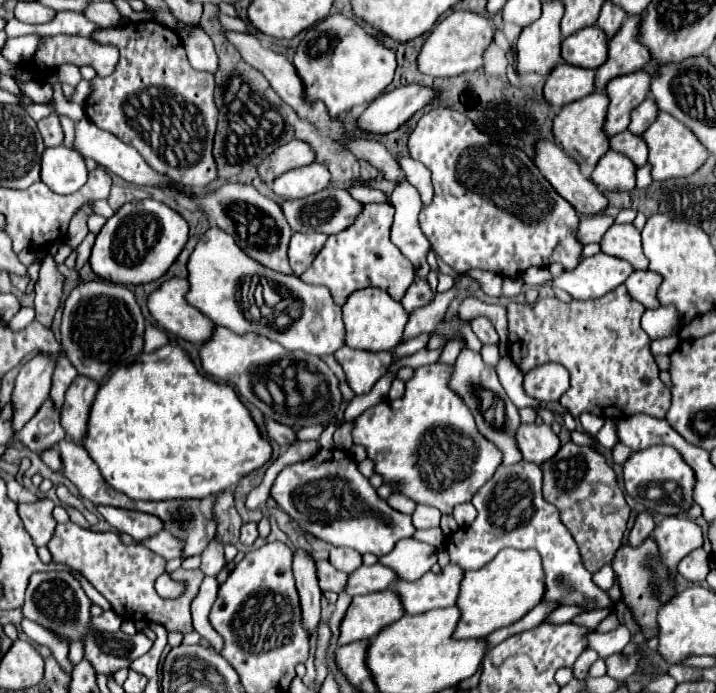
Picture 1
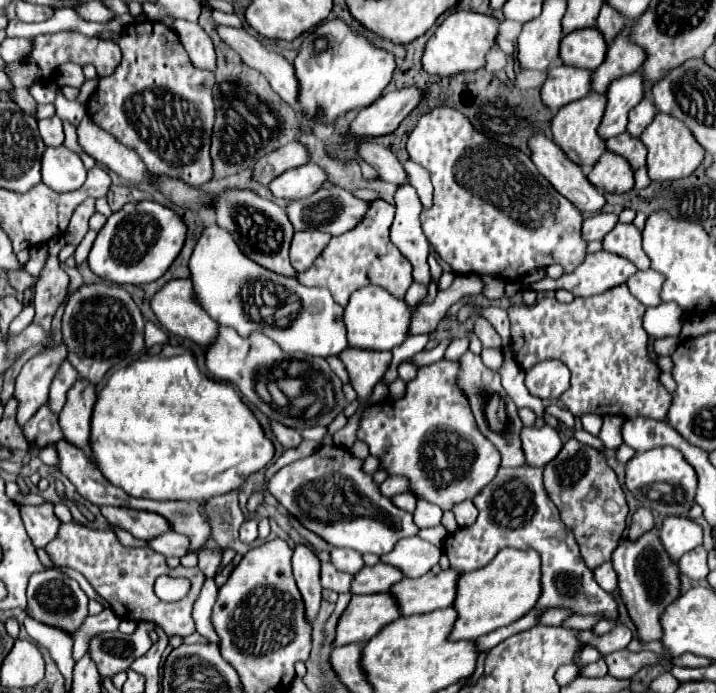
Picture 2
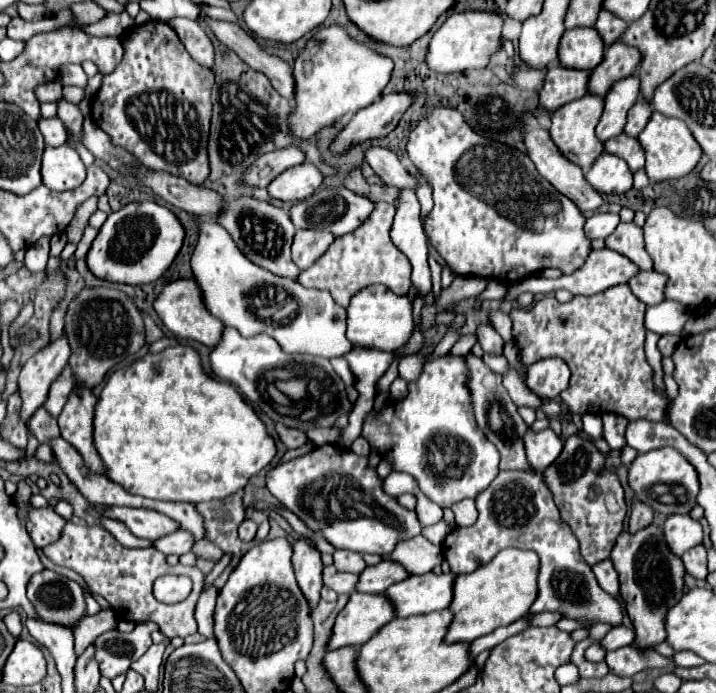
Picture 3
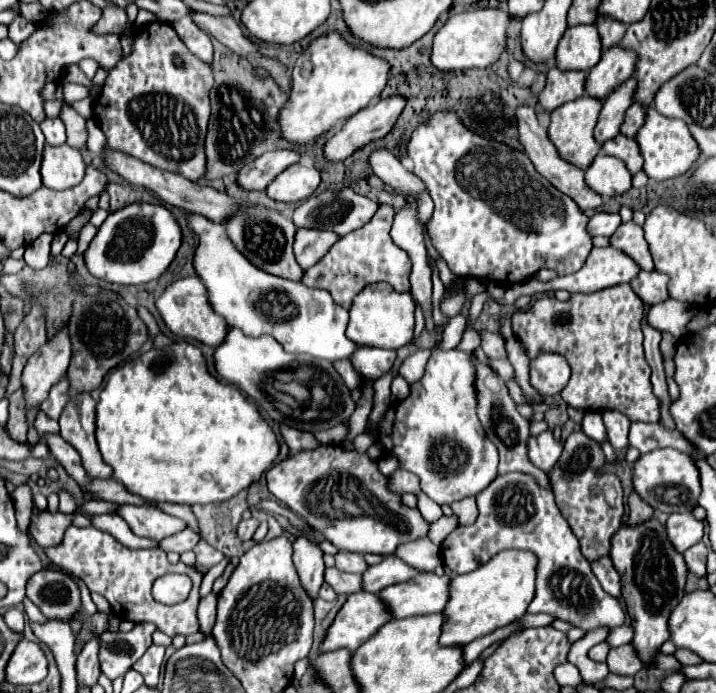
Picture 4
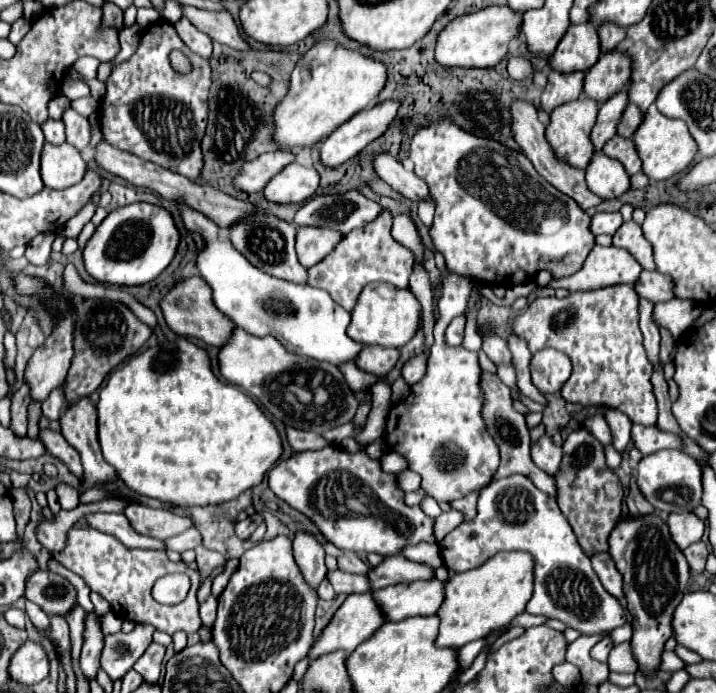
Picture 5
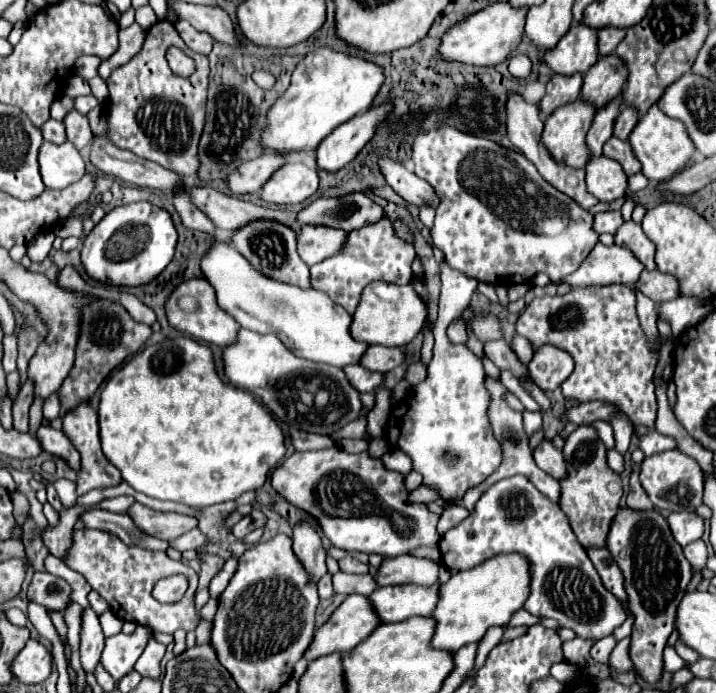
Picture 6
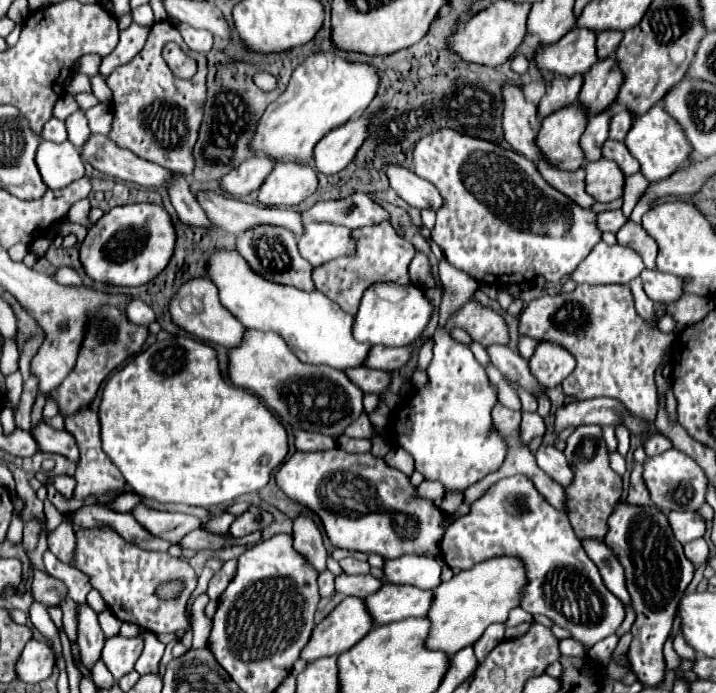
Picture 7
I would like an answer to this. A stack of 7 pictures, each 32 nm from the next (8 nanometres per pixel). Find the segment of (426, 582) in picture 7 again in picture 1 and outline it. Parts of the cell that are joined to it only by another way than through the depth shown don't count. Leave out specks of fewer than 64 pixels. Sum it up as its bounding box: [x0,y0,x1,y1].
[346,564,398,596]

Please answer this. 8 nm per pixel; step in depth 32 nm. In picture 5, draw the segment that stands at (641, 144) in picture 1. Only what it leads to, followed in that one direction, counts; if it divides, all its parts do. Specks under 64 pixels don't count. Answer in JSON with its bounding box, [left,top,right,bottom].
[602,136,642,176]

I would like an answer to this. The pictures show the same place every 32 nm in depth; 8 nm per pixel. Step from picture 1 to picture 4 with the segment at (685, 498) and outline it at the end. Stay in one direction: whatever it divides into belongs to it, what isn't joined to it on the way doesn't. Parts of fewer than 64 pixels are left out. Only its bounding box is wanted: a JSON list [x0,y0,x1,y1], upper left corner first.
[632,448,700,514]

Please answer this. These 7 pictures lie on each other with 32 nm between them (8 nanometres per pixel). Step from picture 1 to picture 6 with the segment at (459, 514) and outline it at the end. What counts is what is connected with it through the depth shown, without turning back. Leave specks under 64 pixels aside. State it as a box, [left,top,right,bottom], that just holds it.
[455,378,560,514]

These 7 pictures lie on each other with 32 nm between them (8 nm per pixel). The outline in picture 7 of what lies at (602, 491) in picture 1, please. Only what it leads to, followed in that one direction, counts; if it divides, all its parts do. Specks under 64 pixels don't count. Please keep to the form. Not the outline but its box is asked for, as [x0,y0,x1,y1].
[566,426,622,538]

